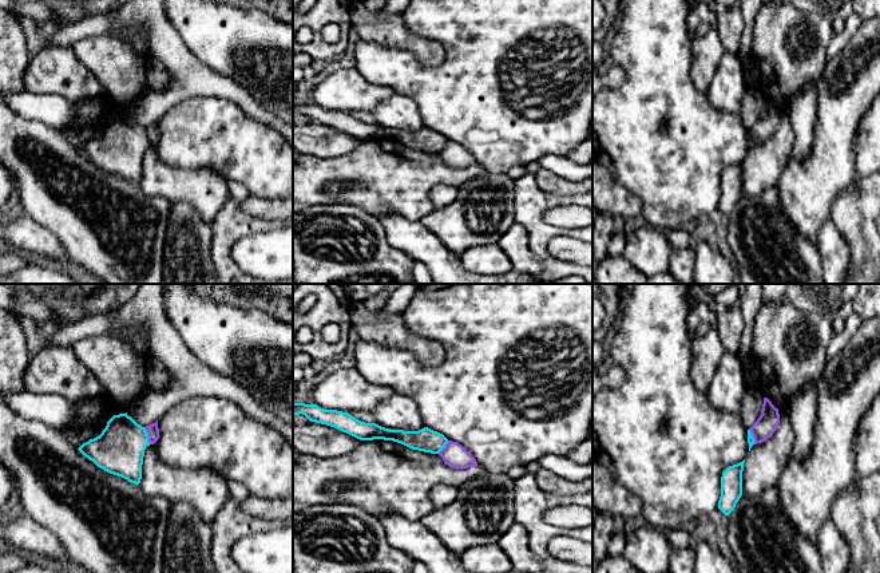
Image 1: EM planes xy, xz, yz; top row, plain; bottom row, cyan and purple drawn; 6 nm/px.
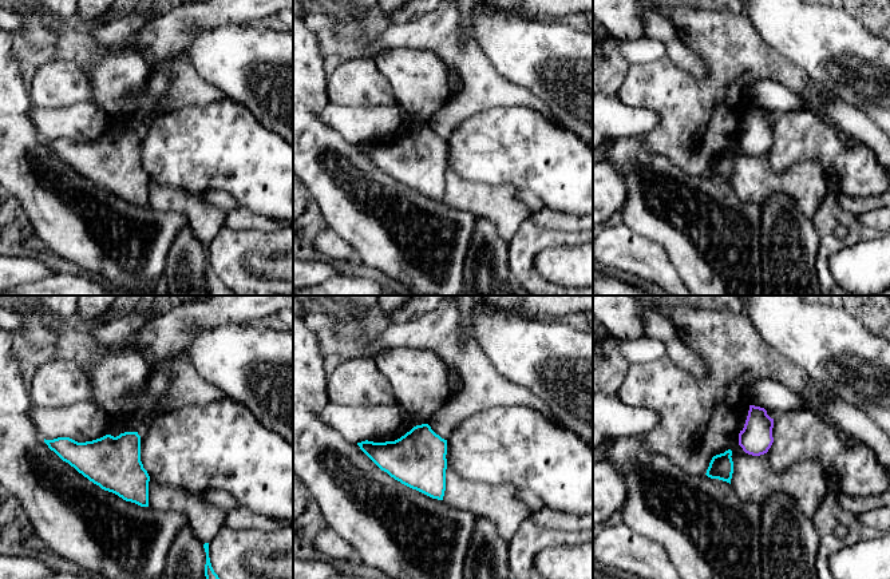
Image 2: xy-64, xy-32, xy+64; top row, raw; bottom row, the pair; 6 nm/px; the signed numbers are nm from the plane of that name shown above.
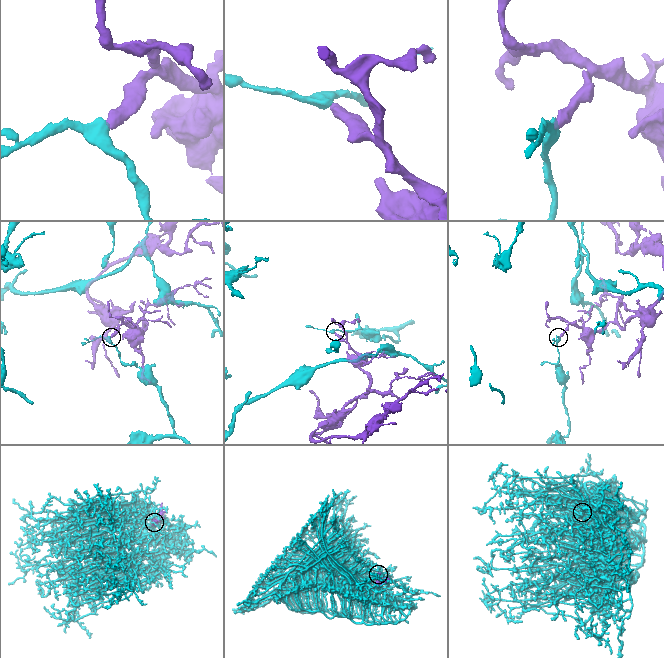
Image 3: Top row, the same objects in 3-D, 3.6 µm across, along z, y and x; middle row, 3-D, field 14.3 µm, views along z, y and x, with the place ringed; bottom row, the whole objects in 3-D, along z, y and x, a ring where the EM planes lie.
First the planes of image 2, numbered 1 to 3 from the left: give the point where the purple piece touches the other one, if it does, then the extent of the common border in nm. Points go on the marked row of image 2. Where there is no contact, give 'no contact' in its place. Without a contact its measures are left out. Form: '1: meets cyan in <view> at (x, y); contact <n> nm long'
1: no contact
2: no contact
3: no contact

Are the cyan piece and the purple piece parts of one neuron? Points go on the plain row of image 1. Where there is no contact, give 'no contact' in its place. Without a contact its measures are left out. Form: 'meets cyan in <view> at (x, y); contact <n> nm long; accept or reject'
meets cyan in xy at (147, 135); contact 110 nm long; reject

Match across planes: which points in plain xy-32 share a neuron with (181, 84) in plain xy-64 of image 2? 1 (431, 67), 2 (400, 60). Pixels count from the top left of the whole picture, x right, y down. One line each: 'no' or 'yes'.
1: no
2: no

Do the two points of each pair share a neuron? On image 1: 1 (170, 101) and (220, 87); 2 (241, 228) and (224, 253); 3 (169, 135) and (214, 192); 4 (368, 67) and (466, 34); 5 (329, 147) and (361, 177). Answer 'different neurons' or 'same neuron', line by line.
1: same neuron
2: same neuron
3: different neurons
4: same neuron
5: different neurons

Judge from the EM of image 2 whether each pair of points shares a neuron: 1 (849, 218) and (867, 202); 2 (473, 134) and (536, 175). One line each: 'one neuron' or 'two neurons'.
1: two neurons
2: one neuron

